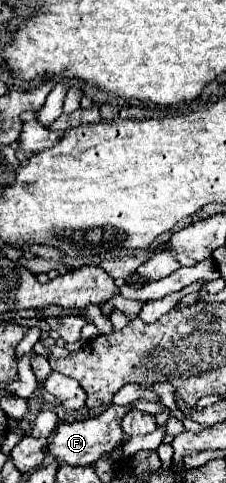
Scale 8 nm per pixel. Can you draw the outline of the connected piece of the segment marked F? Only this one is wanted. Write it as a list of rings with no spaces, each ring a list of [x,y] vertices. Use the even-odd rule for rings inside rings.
[[[111,404],[103,414],[89,418],[89,420],[79,420],[79,422],[59,422],[57,428],[53,430],[53,436],[47,444],[47,452],[57,460],[73,466],[89,466],[97,462],[105,452],[111,452],[119,440],[121,440],[121,418],[129,412],[129,406],[117,406]]]

